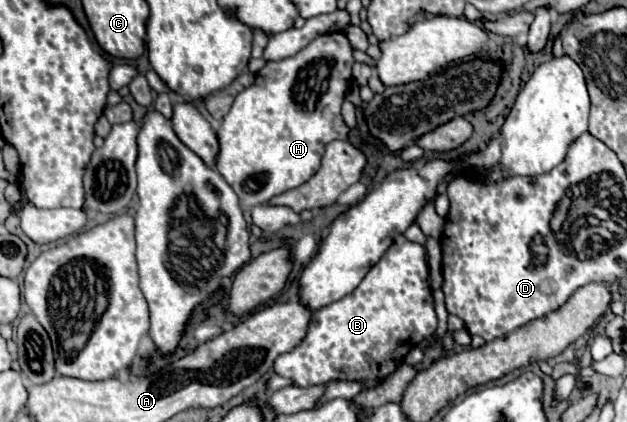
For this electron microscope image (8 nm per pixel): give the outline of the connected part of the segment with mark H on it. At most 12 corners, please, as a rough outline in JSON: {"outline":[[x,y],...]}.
{"outline":[[342,33],[266,63],[216,133],[242,207],[346,139]]}

